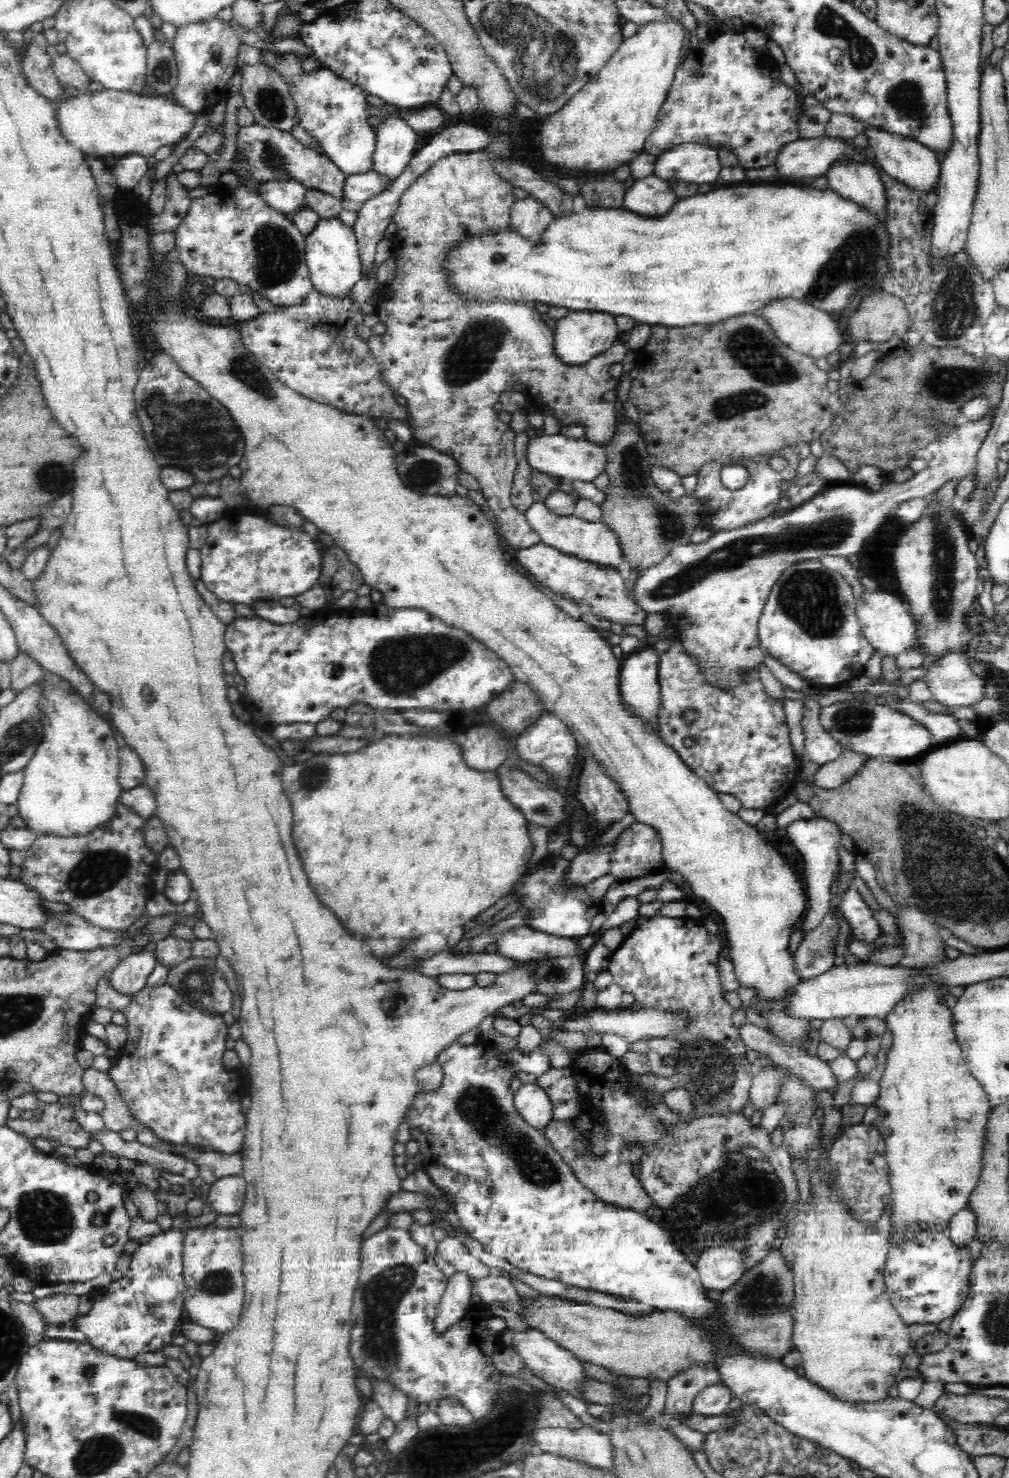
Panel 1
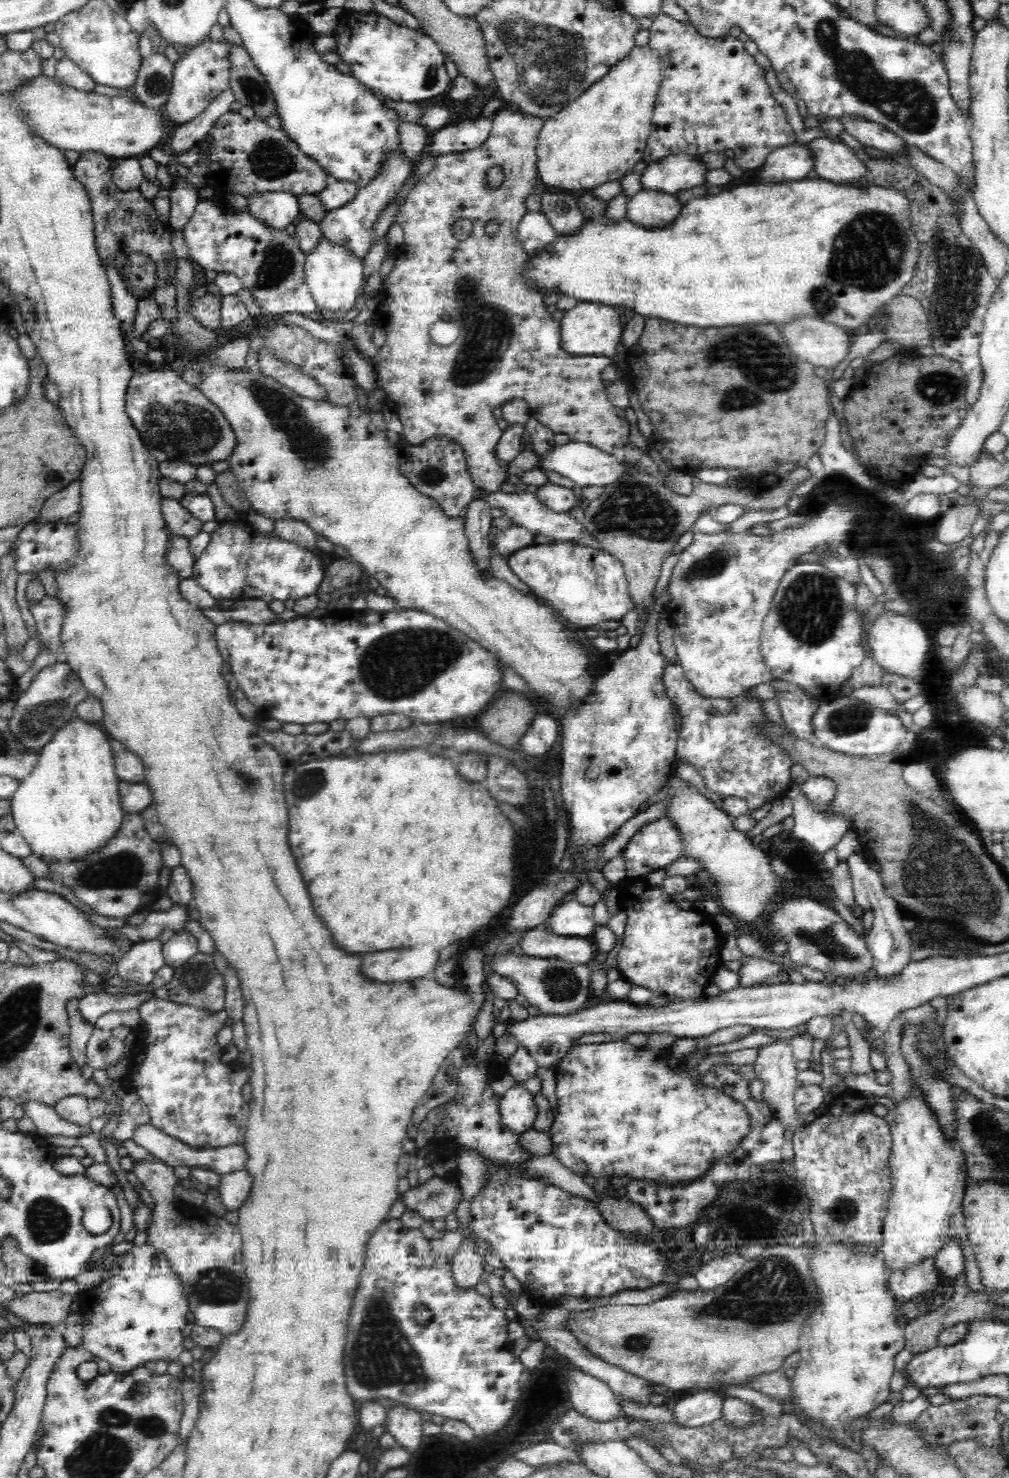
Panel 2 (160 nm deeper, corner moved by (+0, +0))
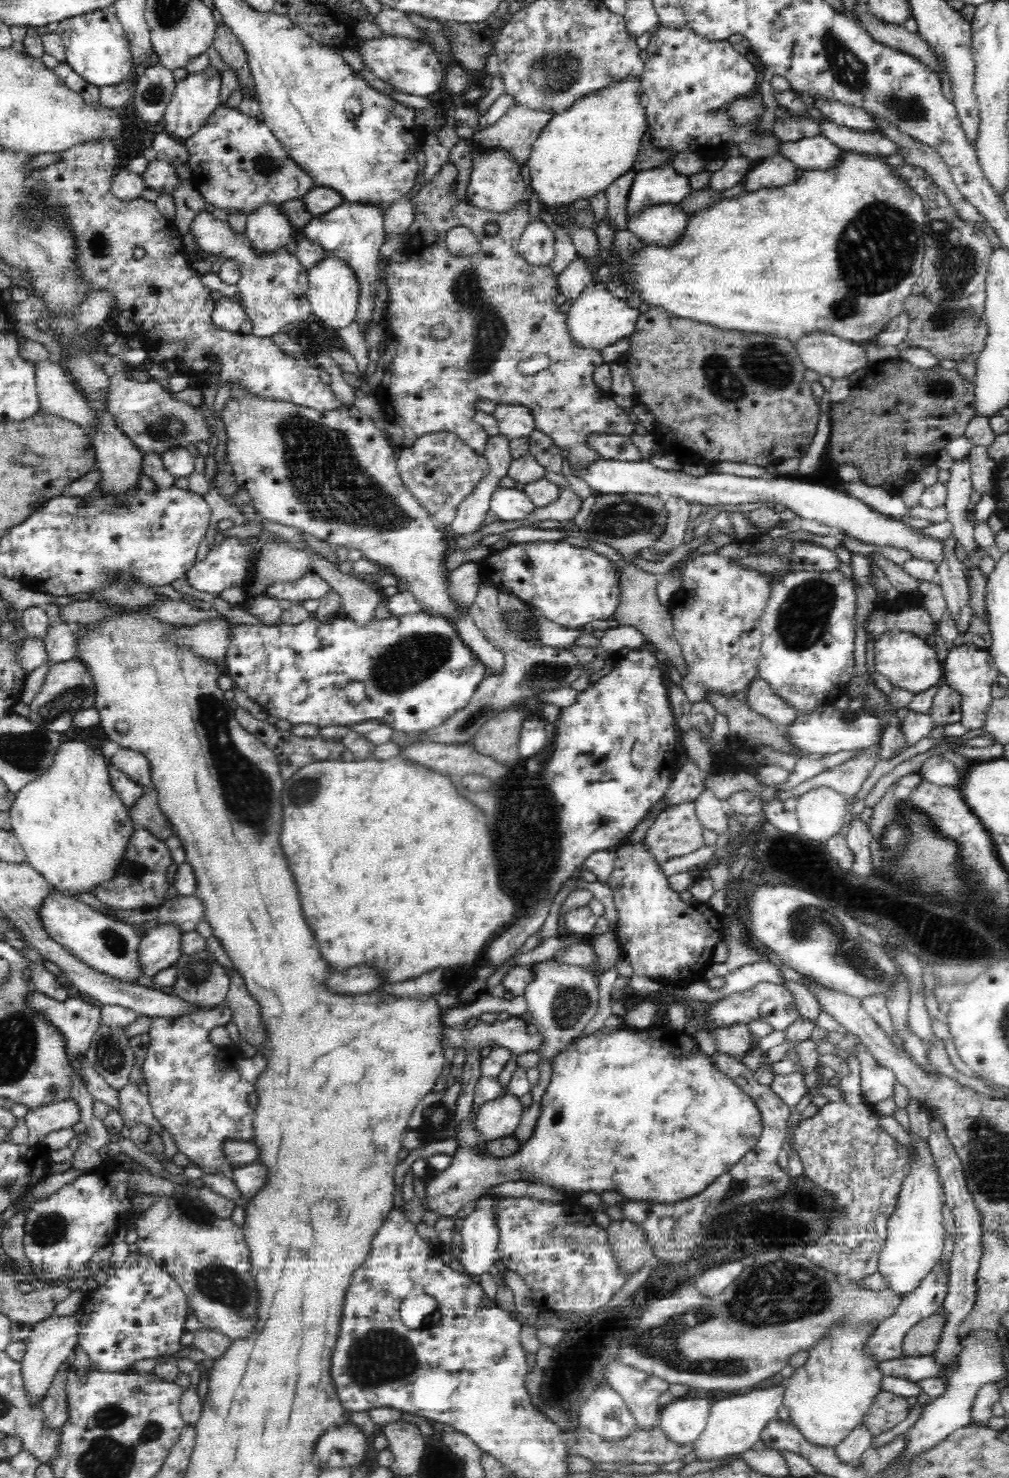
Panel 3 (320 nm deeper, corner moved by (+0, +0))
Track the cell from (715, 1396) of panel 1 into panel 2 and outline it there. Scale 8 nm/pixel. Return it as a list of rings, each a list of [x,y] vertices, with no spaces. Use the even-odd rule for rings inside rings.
[[[706,1390],[686,1396],[672,1405],[674,1424],[686,1428],[698,1428],[712,1424],[721,1418],[723,1393]]]

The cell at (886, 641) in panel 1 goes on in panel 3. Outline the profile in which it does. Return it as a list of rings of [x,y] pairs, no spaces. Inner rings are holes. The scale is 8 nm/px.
[[[894,630],[894,633],[882,634],[874,645],[876,672],[886,677],[894,687],[902,688],[915,695],[943,681],[943,670],[936,651],[922,637],[910,631]]]

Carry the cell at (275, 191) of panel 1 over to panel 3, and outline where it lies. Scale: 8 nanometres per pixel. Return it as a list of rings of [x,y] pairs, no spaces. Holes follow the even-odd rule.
[[[277,204],[260,206],[246,218],[246,241],[254,253],[285,249],[292,236],[292,225]]]

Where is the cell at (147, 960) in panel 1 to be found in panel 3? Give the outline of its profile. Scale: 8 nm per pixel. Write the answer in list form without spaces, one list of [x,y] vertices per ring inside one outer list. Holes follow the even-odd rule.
[[[157,922],[143,935],[138,948],[141,972],[154,976],[160,970],[170,968],[182,956],[180,926],[171,922]]]

